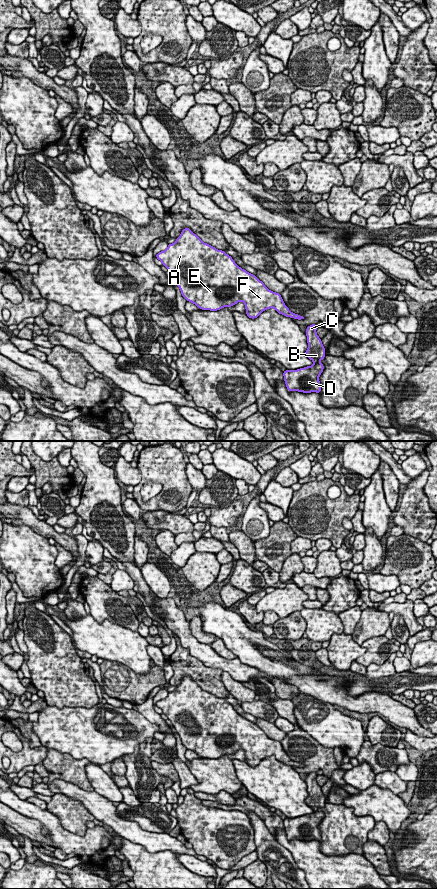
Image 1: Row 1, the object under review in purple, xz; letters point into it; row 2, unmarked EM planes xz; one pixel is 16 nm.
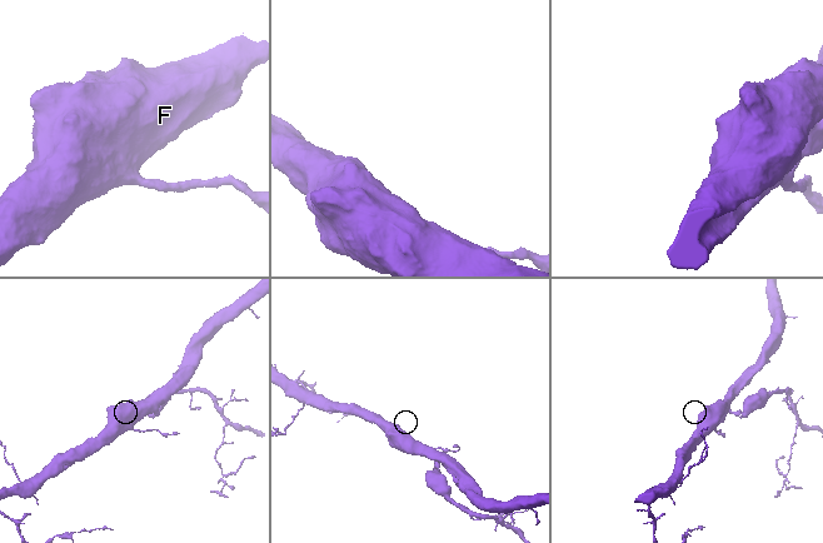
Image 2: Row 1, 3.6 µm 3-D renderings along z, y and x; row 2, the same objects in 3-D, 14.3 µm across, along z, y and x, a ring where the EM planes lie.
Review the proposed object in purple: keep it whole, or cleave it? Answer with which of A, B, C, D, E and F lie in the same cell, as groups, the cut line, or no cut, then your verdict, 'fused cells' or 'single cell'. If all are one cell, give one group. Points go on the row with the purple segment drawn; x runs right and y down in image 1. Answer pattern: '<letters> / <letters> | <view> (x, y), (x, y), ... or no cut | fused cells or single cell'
A B C D E F | no cut | single cell

